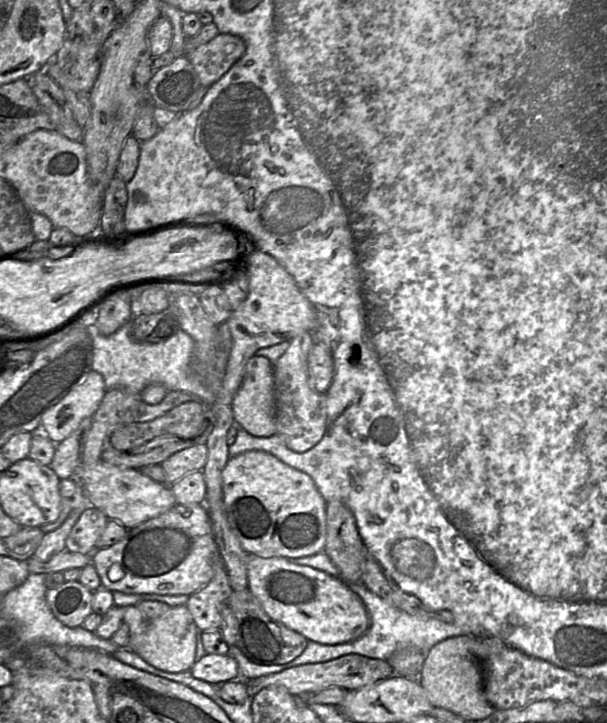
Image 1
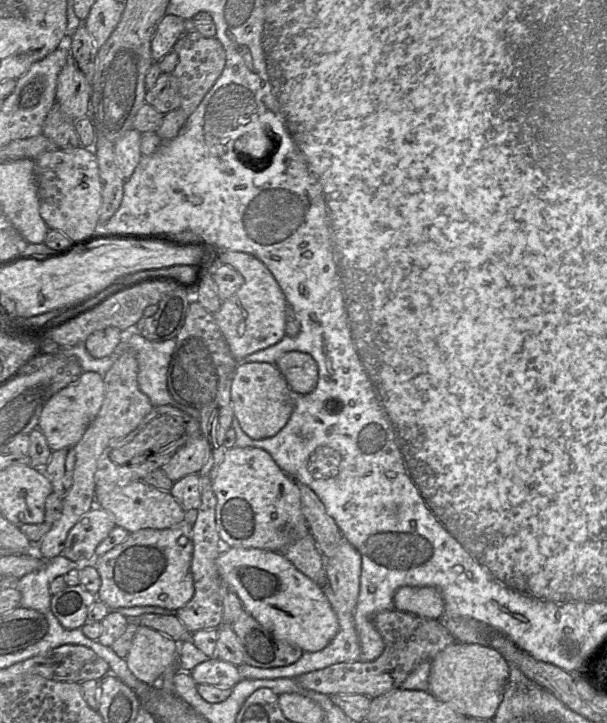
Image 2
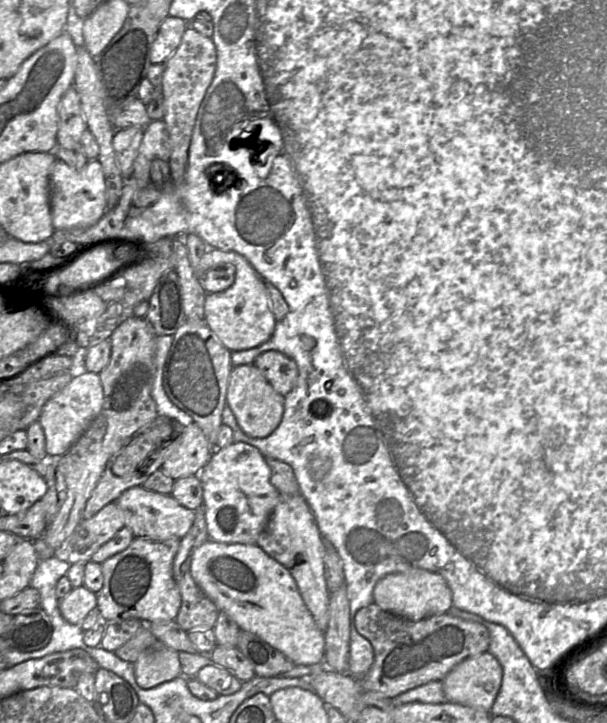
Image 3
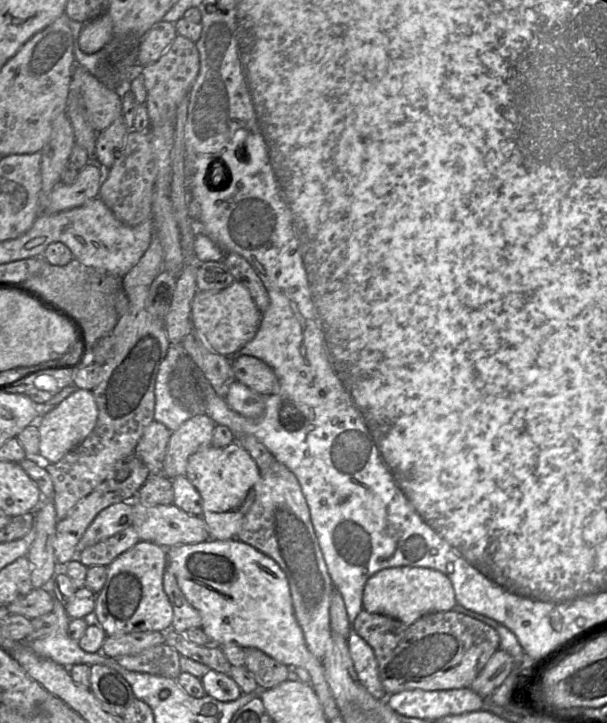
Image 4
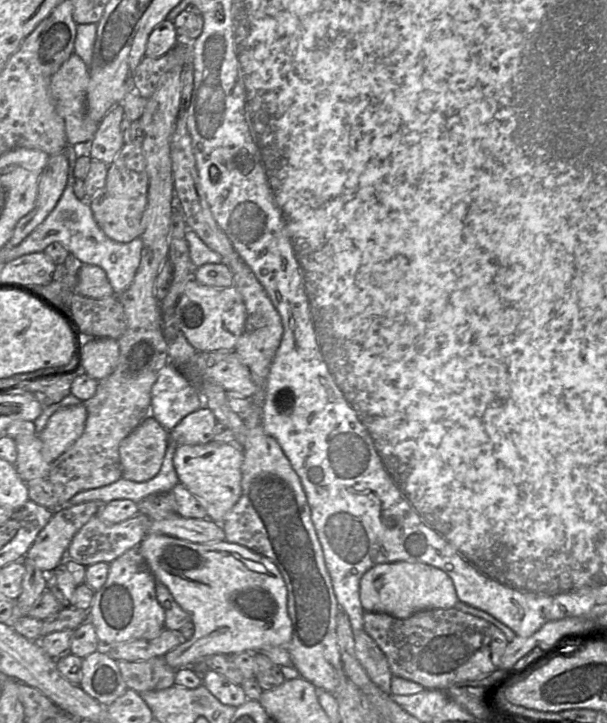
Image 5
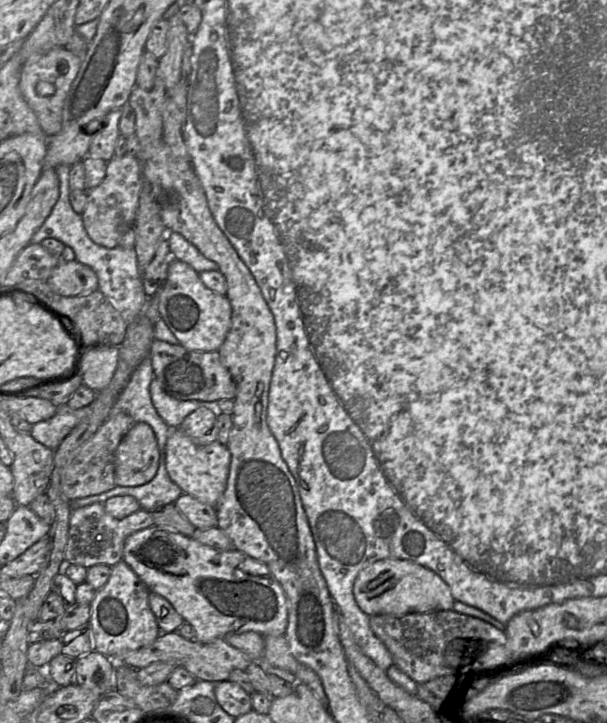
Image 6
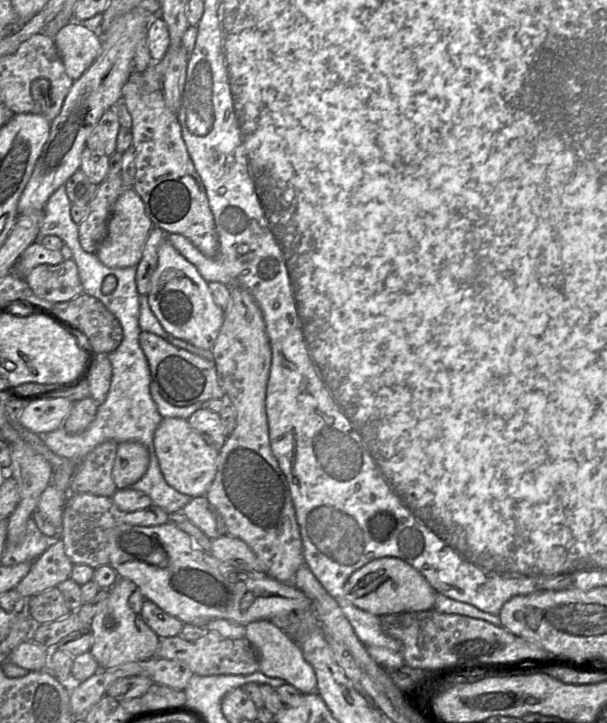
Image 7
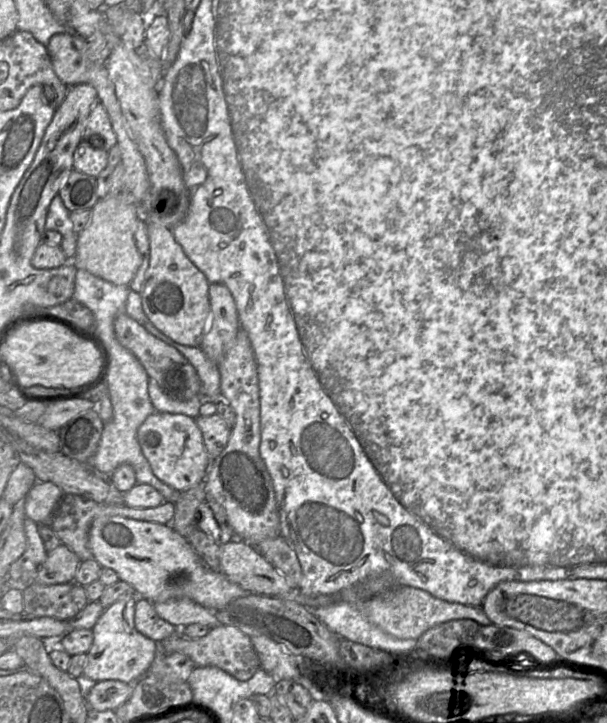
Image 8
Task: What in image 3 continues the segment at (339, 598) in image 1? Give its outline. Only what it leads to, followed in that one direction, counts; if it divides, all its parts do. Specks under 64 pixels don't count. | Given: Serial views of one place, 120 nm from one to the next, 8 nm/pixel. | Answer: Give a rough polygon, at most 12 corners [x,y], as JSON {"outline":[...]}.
{"outline":[[208,540],[201,590],[294,665],[324,660],[291,573],[256,544]]}

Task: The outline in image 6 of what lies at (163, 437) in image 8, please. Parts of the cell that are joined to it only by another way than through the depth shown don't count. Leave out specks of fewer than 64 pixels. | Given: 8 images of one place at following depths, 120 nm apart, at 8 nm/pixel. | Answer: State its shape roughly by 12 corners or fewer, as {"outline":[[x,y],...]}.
{"outline":[[172,429],[165,446],[171,480],[216,507],[231,453]]}

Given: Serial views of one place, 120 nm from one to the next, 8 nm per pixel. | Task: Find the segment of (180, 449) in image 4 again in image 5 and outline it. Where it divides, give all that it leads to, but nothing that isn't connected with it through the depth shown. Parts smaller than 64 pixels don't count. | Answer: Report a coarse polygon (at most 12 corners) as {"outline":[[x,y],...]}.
{"outline":[[206,406],[173,430],[175,446],[214,441],[217,419]]}

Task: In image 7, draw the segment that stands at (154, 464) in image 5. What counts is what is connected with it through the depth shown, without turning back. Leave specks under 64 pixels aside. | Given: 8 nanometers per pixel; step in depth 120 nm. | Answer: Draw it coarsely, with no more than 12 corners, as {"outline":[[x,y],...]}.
{"outline":[[139,442],[118,444],[112,477],[118,490],[138,482],[149,466]]}

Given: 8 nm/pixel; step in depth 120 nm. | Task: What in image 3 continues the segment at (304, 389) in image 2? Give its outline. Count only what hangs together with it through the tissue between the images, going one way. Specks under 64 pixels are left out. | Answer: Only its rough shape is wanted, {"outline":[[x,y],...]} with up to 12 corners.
{"outline":[[268,351],[253,364],[280,395],[287,396],[298,368],[285,354]]}

